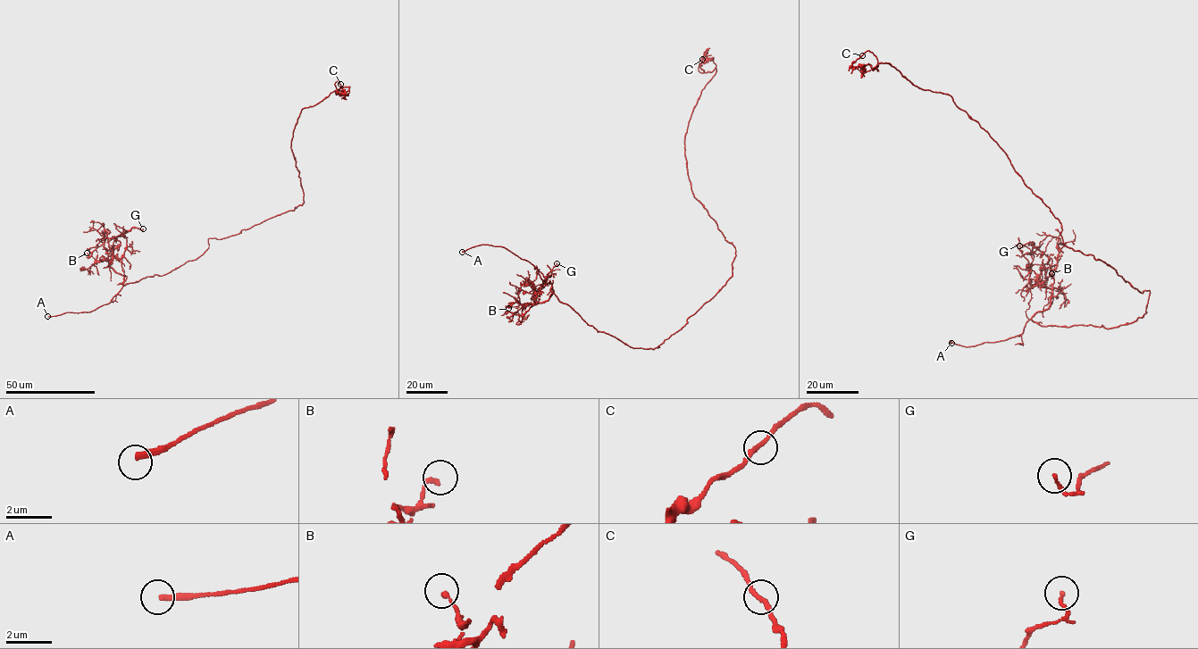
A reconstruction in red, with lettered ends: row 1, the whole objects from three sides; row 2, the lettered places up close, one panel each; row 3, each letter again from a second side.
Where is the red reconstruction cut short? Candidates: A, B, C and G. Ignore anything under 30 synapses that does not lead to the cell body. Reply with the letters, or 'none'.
A

